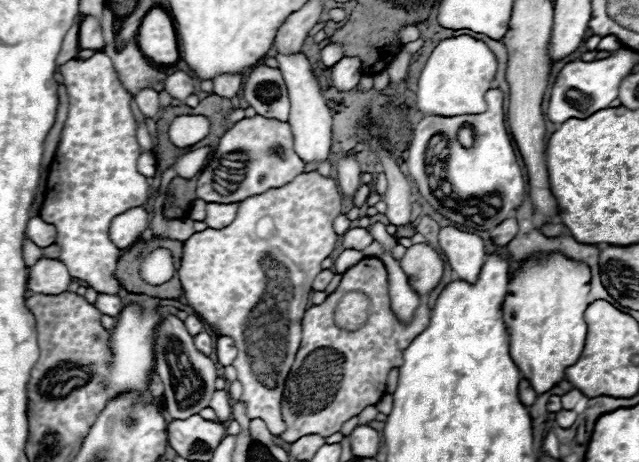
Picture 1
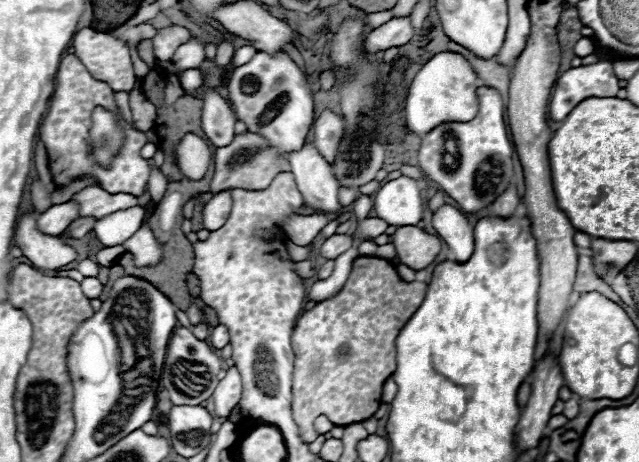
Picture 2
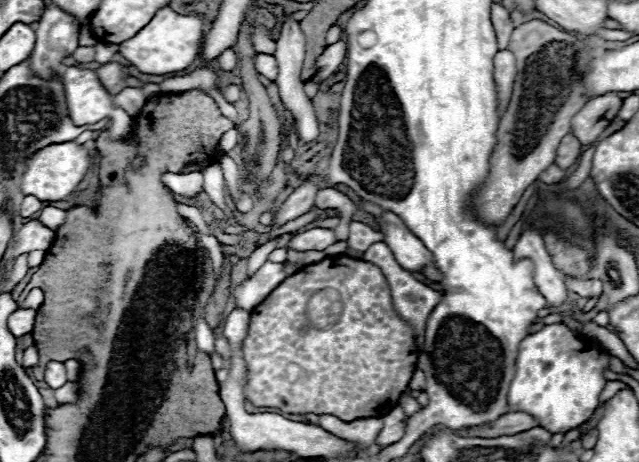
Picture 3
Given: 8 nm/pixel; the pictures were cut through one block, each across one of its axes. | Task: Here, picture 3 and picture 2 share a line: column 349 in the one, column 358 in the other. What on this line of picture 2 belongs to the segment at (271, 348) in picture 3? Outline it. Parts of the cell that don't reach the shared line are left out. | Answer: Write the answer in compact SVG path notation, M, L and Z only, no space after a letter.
M358 256L358 258L354 260L354 264L352 264L352 272L350 272L346 284L342 286L342 290L340 290L336 296L332 296L332 298L328 298L328 300L324 300L324 302L318 302L312 310L306 310L306 312L298 318L296 328L294 328L294 334L292 334L292 348L294 348L292 416L294 416L294 422L296 422L298 430L300 430L302 442L308 444L308 442L314 442L314 440L316 440L318 432L314 430L314 420L316 420L318 416L326 416L326 418L328 418L332 424L336 424L336 426L346 426L346 424L352 424L352 422L362 422L362 420L370 418L370 416L378 410L378 406L382 404L382 386L384 386L386 378L396 370L396 346L394 346L396 336L400 334L400 330L406 326L406 322L412 318L412 314L414 314L414 312L420 308L420 304L424 302L426 290L428 290L428 286L426 286L424 282L404 282L404 280L398 276L398 272L396 272L396 268L394 268L392 262L388 262L388 260L384 260L384 258L376 258L376 256Z

